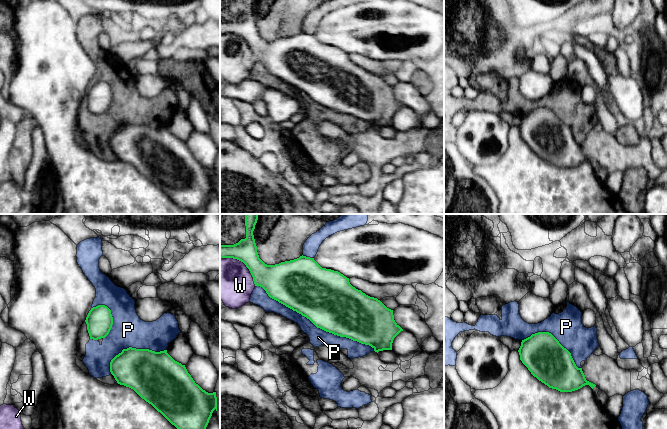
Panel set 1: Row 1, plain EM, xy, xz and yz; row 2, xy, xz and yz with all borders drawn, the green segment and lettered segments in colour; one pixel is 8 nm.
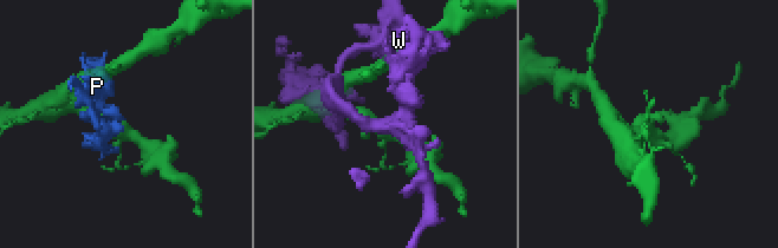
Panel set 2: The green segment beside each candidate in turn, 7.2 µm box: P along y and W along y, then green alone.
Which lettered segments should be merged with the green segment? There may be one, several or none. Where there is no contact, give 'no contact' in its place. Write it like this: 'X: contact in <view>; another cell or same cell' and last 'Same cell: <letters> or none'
P: contact in xz; another cell
W: contact in xz; another cell
Same cell: none

